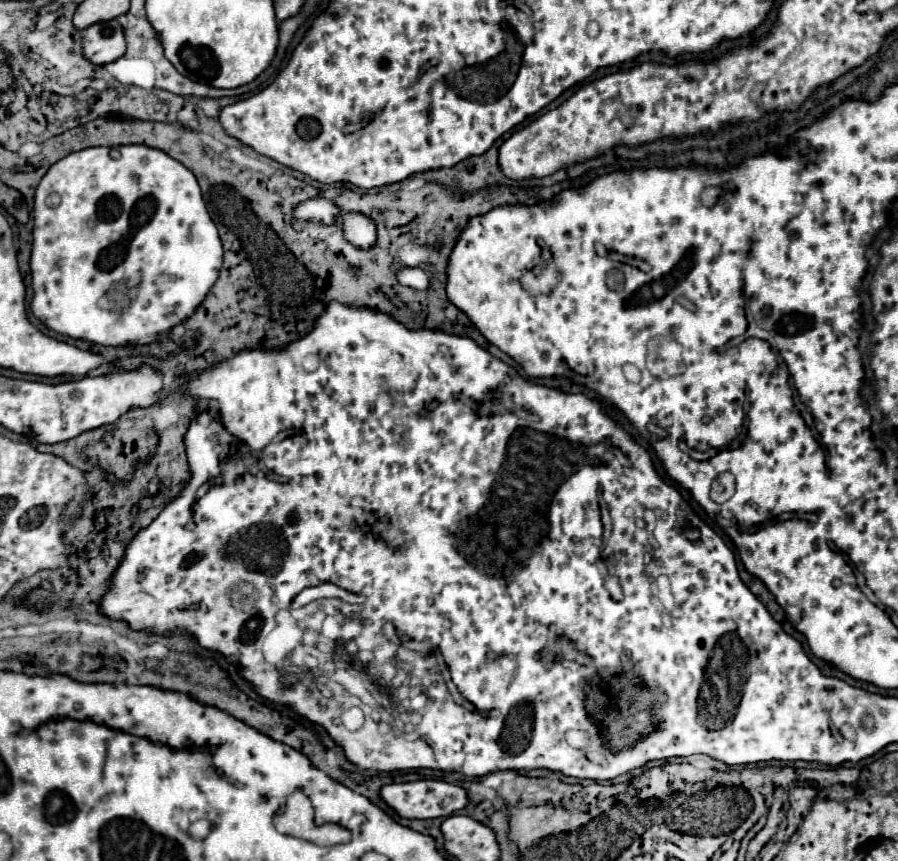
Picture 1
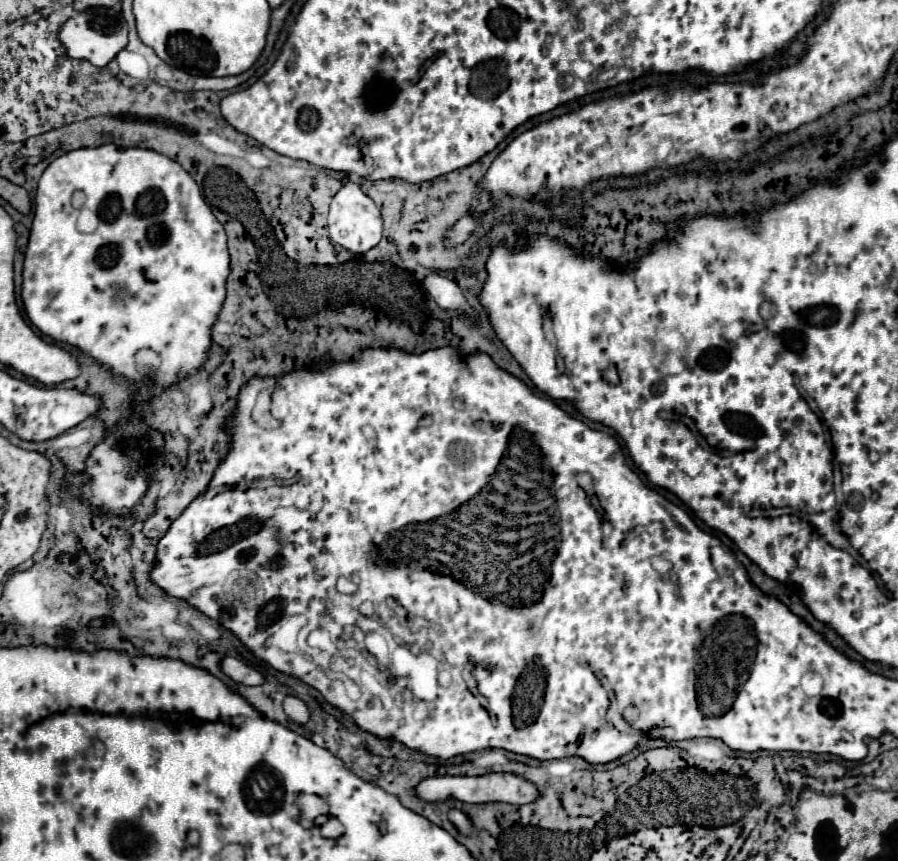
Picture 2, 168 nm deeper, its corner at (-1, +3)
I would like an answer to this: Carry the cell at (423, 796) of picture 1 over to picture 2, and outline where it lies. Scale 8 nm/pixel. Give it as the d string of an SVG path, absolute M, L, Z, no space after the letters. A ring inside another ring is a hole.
M487 772L483 776L437 776L437 778L425 778L417 786L417 796L427 800L427 802L437 802L437 800L447 800L449 796L461 800L461 802L471 802L471 804L481 804L481 802L507 802L507 804L531 804L535 802L541 792L539 788L525 780L523 776L511 774L511 772Z

